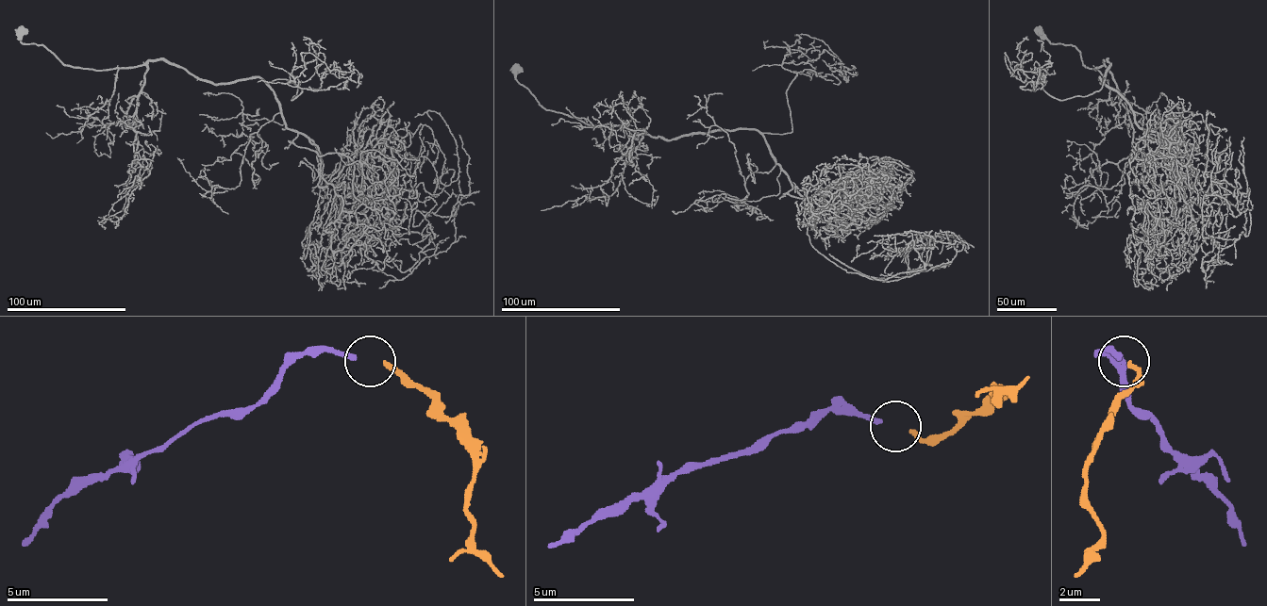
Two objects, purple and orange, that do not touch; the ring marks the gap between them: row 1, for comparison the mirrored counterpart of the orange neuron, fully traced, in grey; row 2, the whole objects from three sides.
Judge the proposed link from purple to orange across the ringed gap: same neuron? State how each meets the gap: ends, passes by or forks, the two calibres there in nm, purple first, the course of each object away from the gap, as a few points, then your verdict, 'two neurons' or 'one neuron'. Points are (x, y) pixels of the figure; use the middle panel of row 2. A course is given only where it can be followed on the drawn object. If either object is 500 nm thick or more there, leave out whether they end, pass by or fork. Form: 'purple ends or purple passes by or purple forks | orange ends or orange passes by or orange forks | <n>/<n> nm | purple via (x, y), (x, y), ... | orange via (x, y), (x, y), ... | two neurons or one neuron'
purple ends | orange ends | 240/220 nm | purple via (883, 423), (832, 413), (720, 453), (634, 499), (608, 504), (547, 545) | orange via (908, 428), (939, 438), (1000, 387), (994, 387), (994, 402), (1030, 378) | one neuron

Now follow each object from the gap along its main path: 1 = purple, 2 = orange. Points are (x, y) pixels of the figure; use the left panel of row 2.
1: (357, 361), (306, 351), (250, 407), (194, 422), (108, 473), (82, 478), (21, 544)
2: (382, 361), (413, 382), (474, 463), (469, 544), (505, 575)

